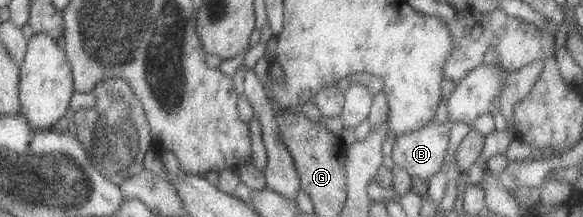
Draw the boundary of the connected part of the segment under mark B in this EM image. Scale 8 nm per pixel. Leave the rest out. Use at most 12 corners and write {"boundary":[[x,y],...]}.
{"boundary":[[449,125],[398,135],[393,165],[424,184],[442,166]]}

